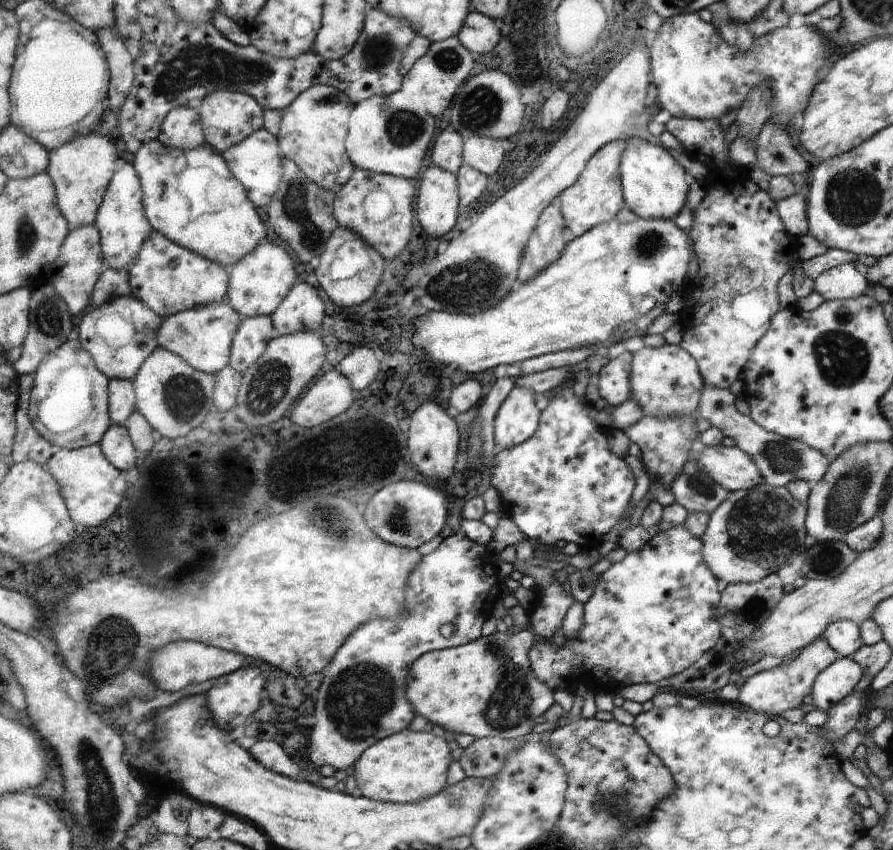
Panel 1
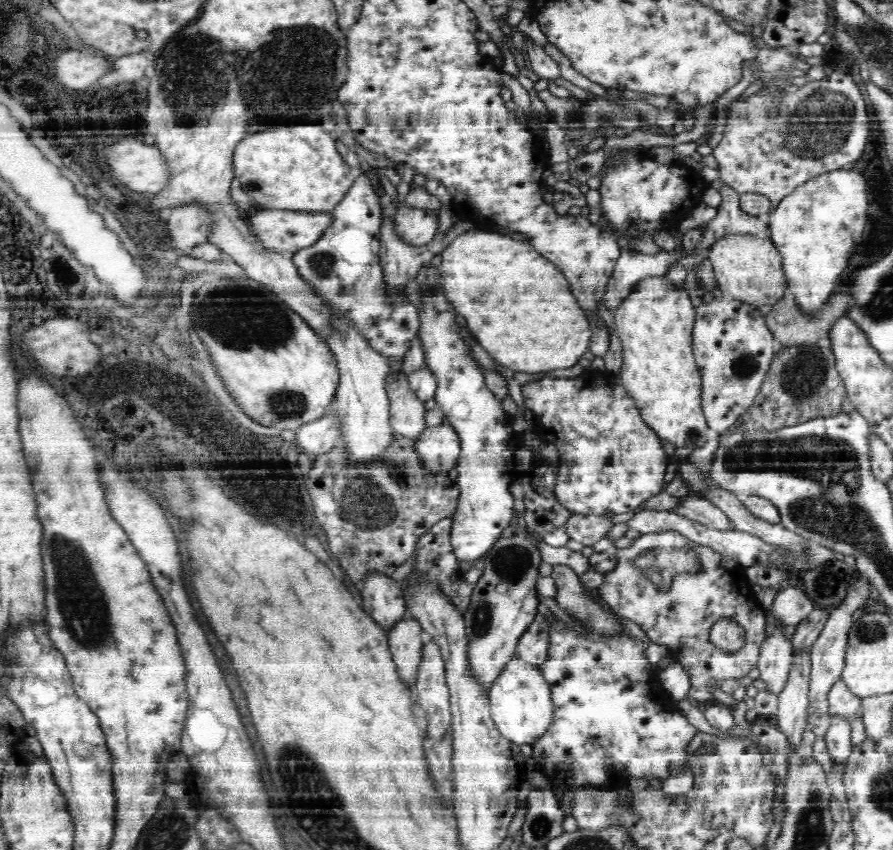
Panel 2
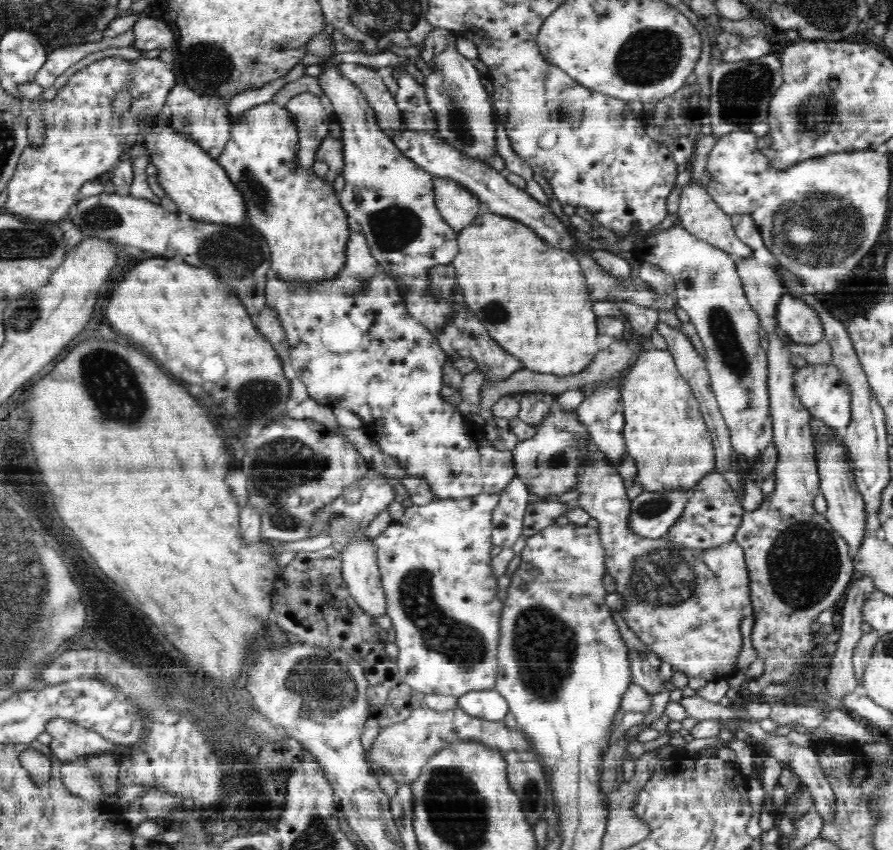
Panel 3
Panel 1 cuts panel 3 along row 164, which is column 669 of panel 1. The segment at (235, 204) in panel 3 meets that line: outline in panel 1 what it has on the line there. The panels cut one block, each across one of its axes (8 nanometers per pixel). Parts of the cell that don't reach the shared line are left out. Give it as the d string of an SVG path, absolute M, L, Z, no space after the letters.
M629 138L627 140L627 148L621 154L621 164L619 164L619 172L621 172L621 186L623 186L623 198L625 198L625 206L627 210L631 210L635 216L643 218L643 220L669 220L673 218L681 206L685 204L685 194L689 190L689 184L683 182L683 176L687 176L683 172L681 166L677 166L673 162L673 158L659 146L653 146L651 142L645 140L637 140L637 138Z

